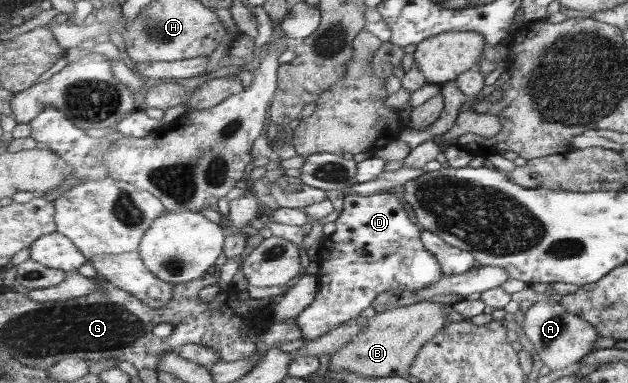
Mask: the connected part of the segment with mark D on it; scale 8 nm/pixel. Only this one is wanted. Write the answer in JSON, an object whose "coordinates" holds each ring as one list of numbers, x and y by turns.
{"coordinates":[[400,191,369,196,347,194,344,197,343,209,335,223,336,229,333,233,319,244,317,263,320,269,320,293,314,304,296,318,304,340,318,341,324,335,342,327,344,323,360,319,364,309,371,307,381,294,395,290,423,290,434,287,436,283,440,283,440,279,446,277,440,261,424,245,424,229,418,224,408,205,403,203]]}

